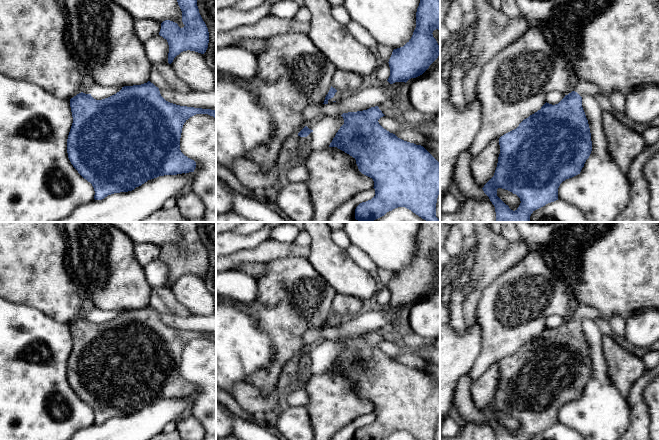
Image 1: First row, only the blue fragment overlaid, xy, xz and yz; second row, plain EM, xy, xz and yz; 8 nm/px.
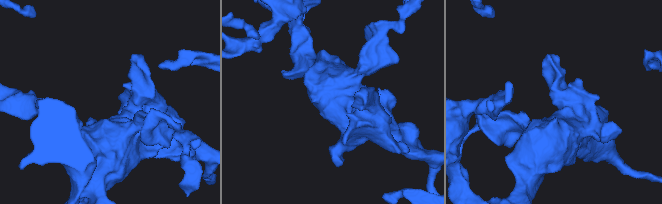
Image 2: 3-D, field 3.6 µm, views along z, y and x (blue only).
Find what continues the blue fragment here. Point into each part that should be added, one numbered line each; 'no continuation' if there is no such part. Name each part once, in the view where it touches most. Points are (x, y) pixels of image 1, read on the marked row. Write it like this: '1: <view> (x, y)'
1: xz (303, 149)

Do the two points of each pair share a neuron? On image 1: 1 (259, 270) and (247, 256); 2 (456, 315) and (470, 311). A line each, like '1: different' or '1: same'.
1: different
2: different

